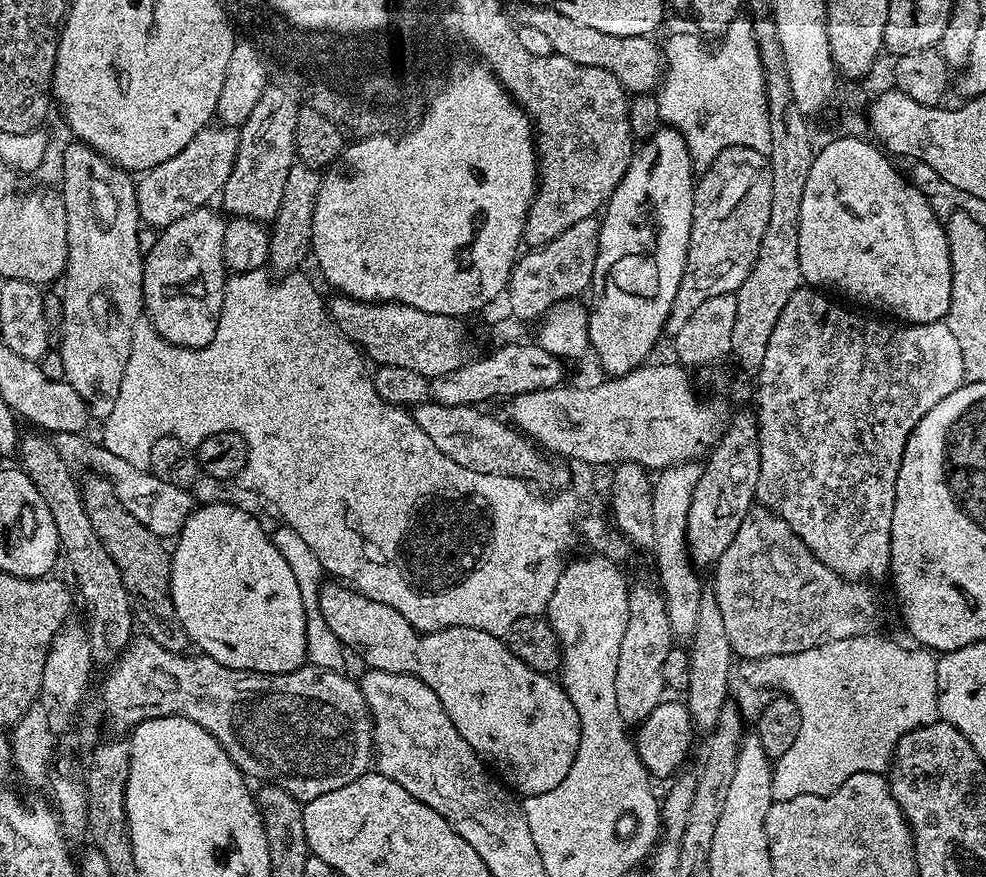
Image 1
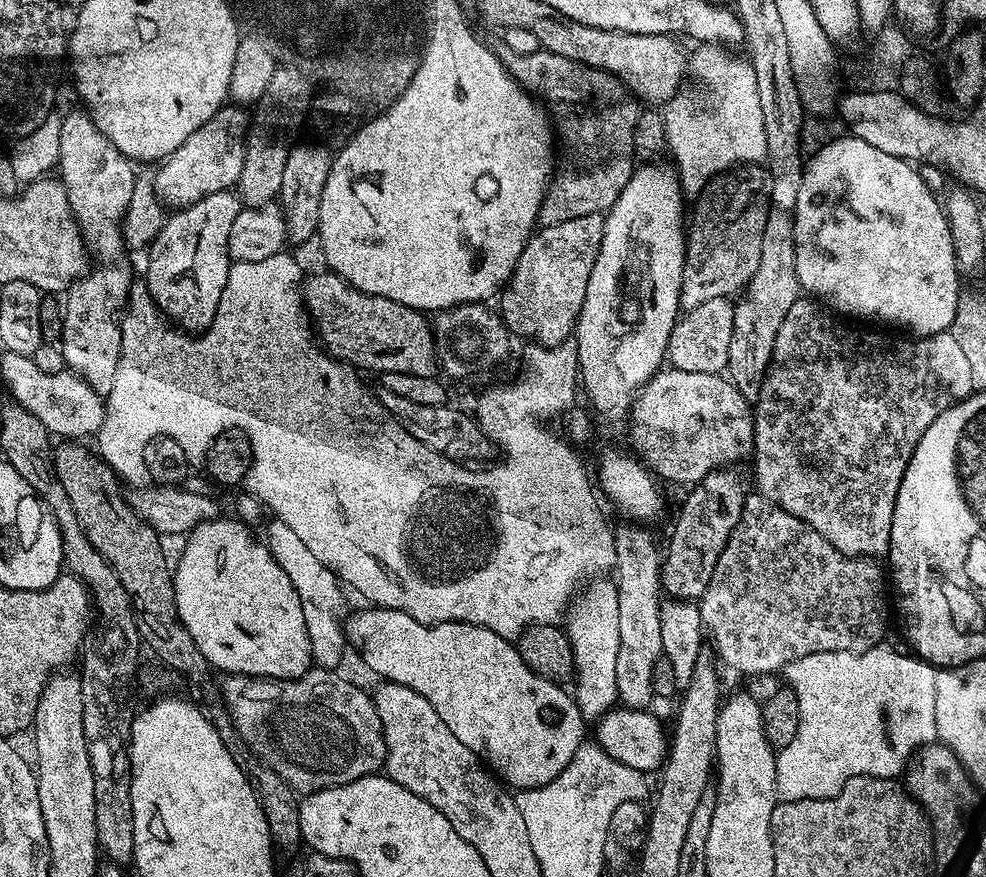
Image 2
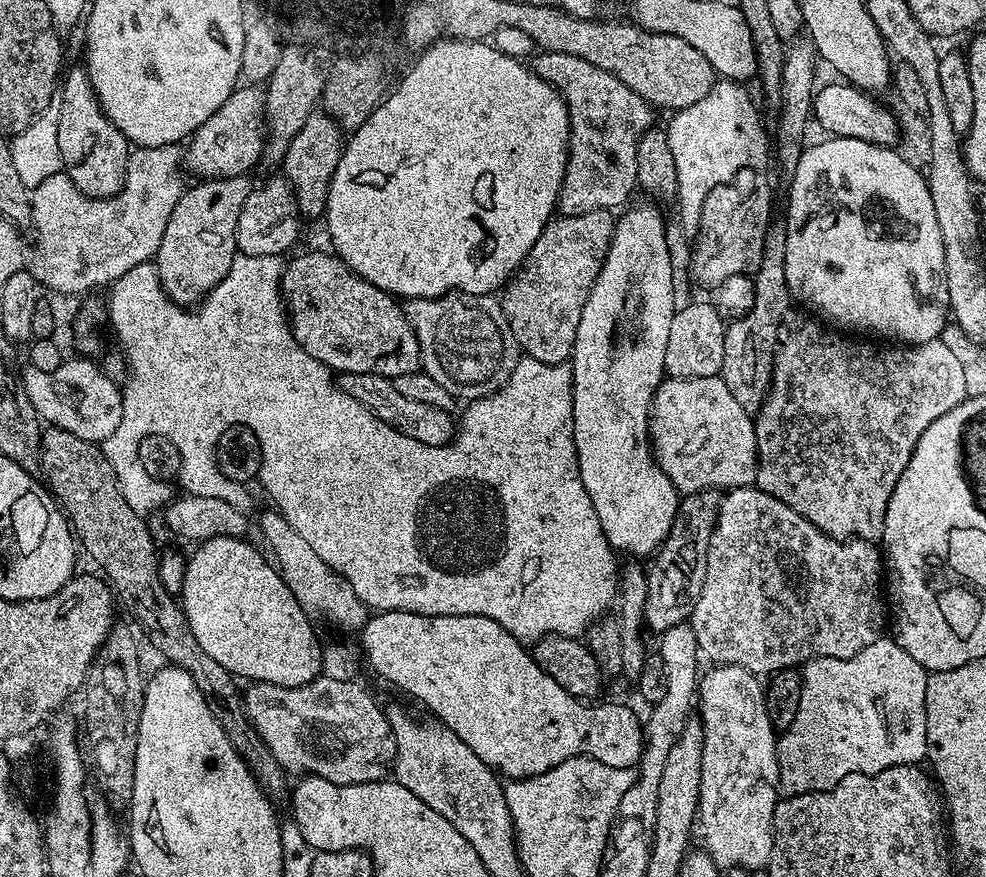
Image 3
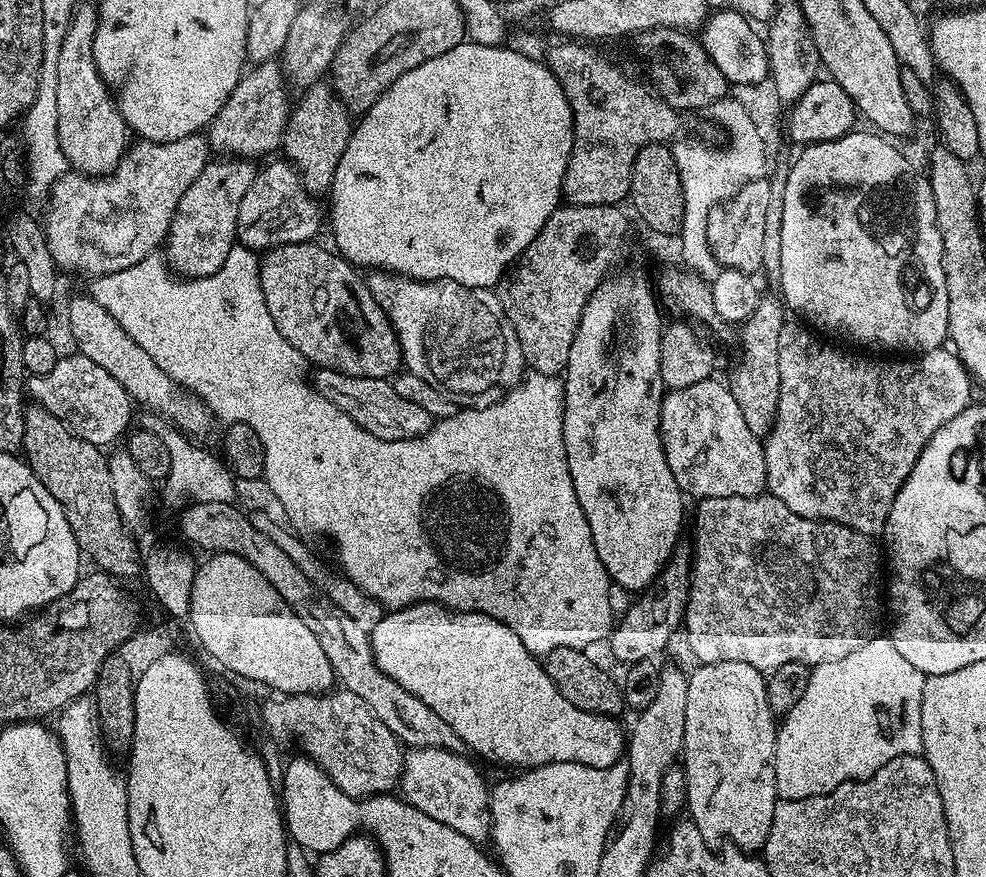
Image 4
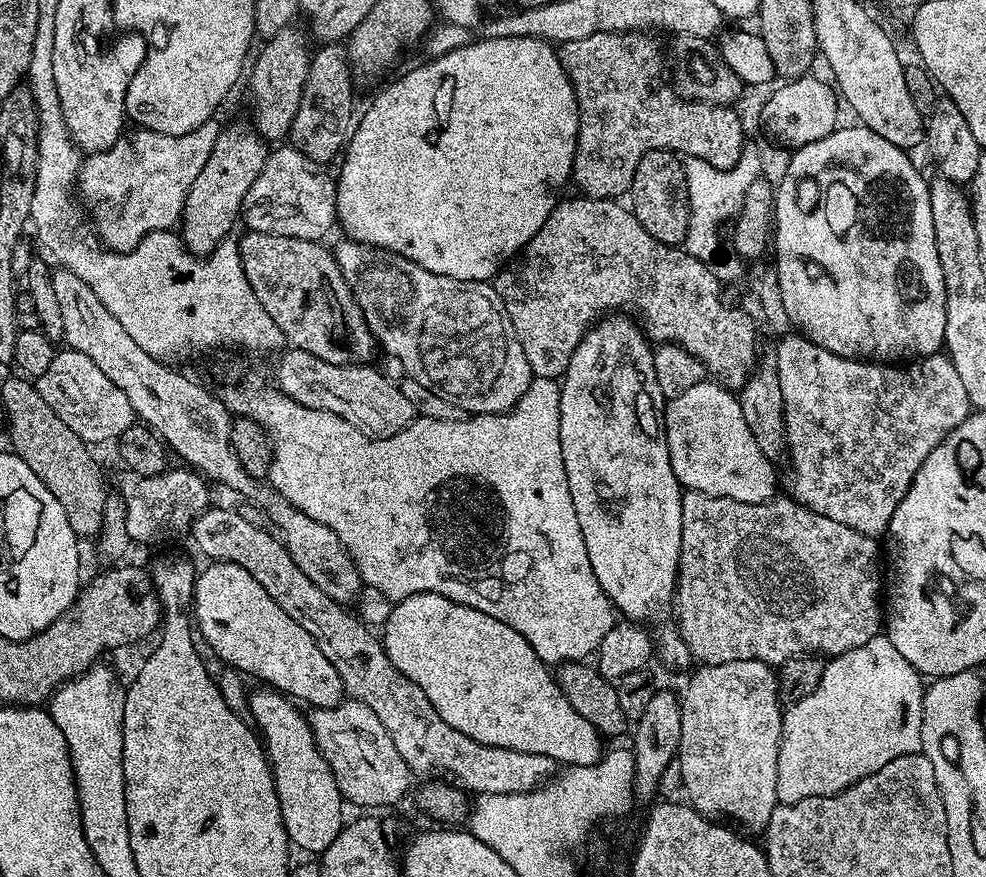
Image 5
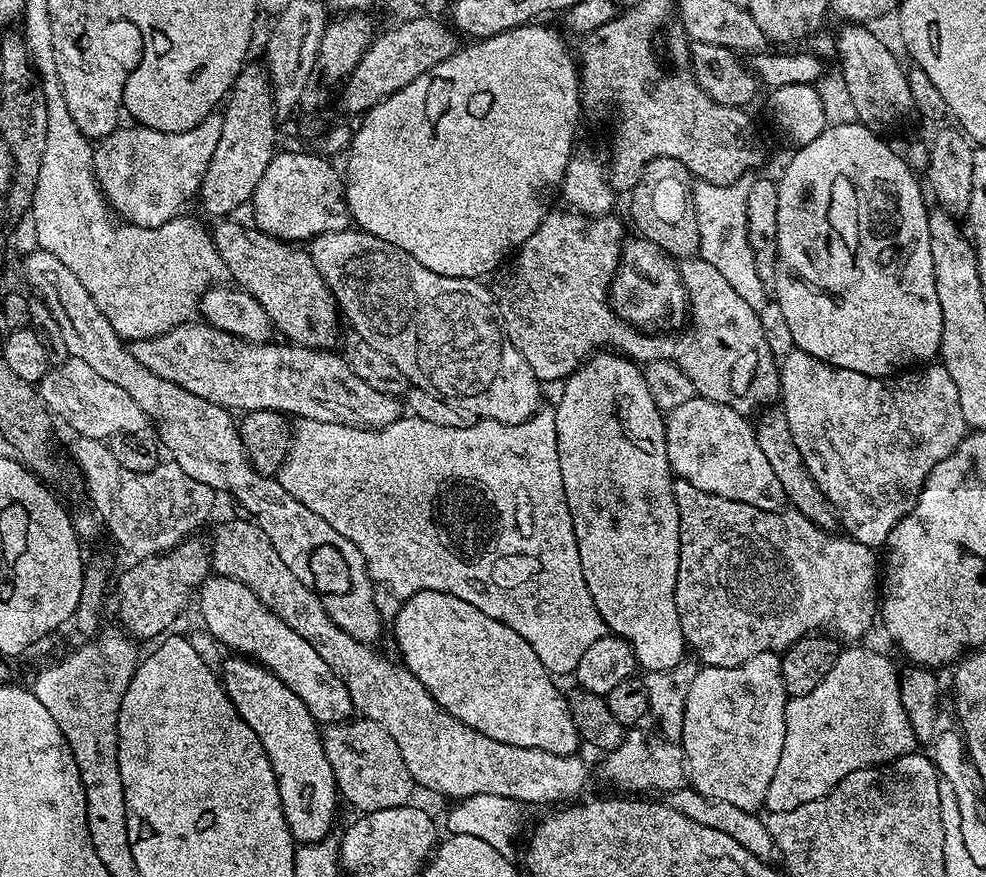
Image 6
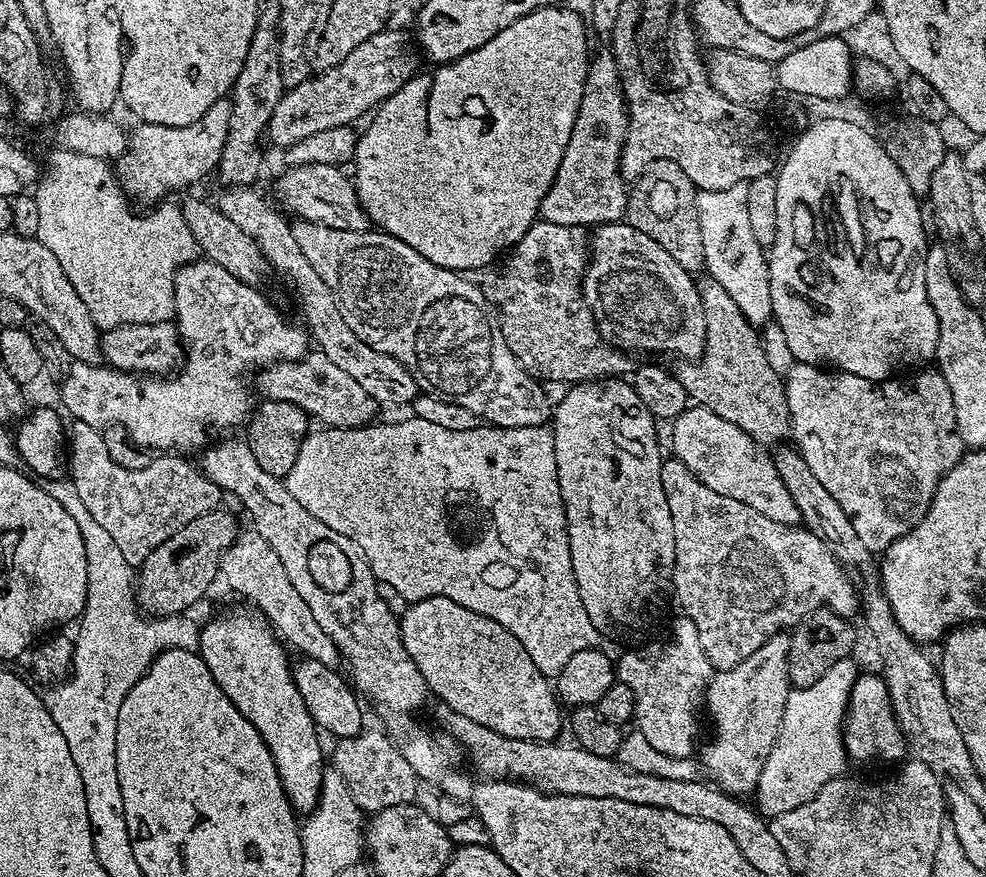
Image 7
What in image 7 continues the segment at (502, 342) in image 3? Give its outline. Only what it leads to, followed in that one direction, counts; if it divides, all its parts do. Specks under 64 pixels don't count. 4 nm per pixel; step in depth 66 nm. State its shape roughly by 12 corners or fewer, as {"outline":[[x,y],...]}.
{"outline":[[296,220],[346,326],[488,426],[554,404],[479,283]]}

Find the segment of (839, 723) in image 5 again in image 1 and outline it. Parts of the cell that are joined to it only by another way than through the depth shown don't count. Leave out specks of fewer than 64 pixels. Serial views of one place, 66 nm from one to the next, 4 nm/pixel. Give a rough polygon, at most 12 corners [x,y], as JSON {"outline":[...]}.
{"outline":[[884,636],[739,661],[800,725],[773,801],[887,773],[937,723],[937,657]]}

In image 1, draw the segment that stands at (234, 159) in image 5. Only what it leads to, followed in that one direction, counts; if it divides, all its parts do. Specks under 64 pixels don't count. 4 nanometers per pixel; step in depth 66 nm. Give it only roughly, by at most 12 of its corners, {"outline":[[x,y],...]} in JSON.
{"outline":[[205,206],[159,229],[143,315],[175,348],[218,330],[225,217]]}

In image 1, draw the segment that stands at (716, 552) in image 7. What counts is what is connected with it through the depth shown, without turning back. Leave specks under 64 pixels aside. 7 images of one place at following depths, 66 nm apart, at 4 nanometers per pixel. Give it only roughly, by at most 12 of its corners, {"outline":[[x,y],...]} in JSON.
{"outline":[[754,506],[714,565],[740,660],[875,629],[876,592]]}

